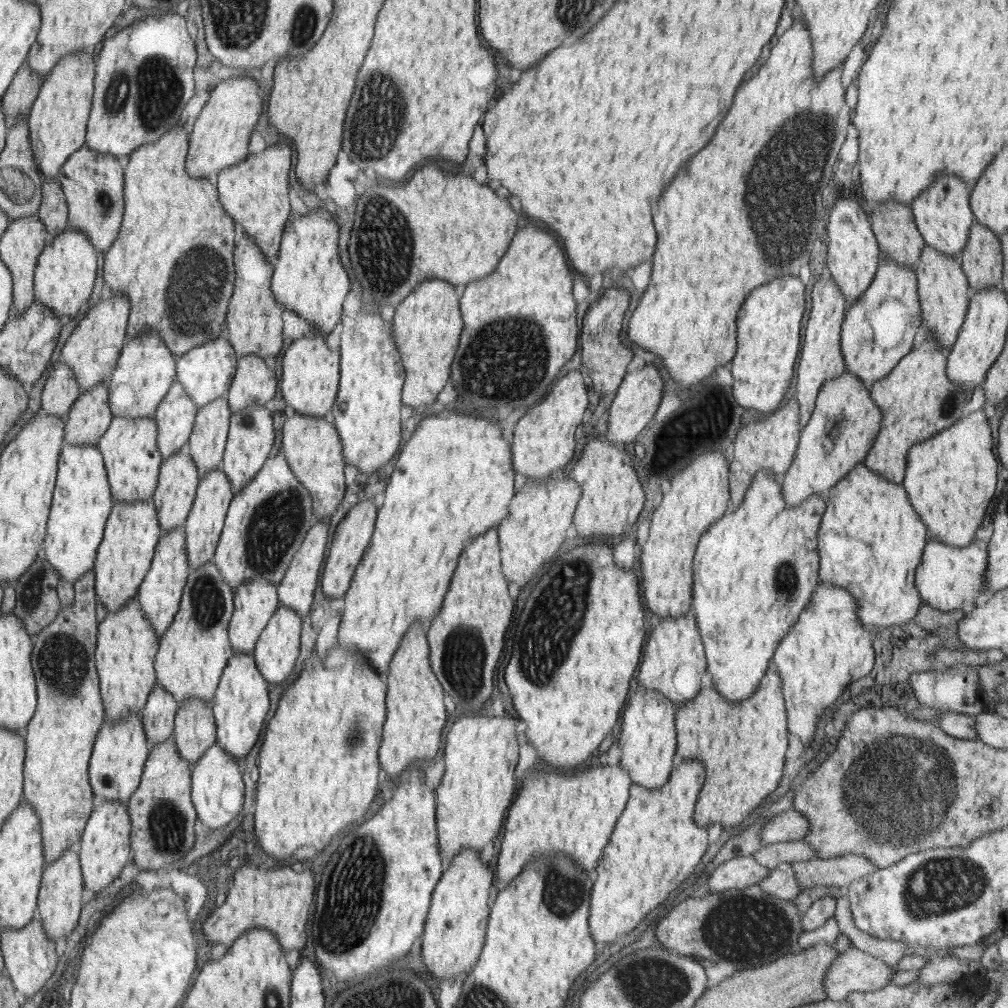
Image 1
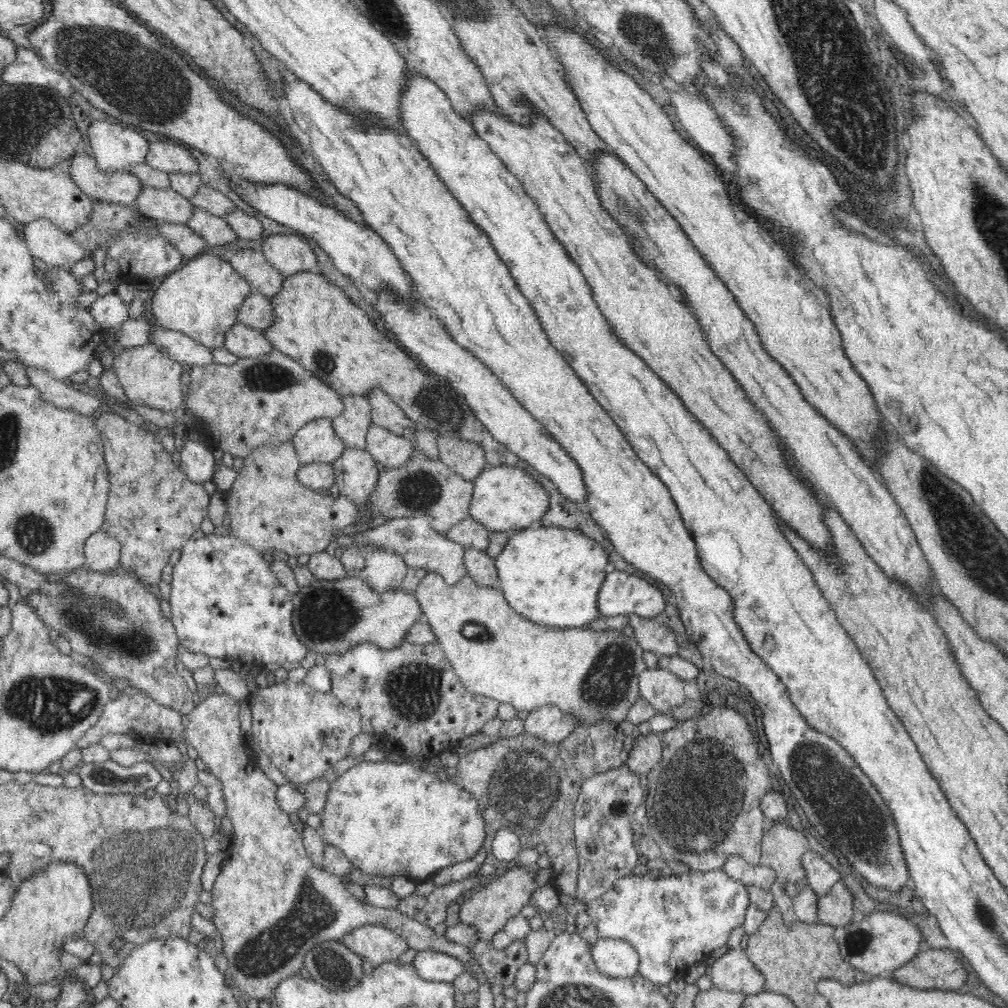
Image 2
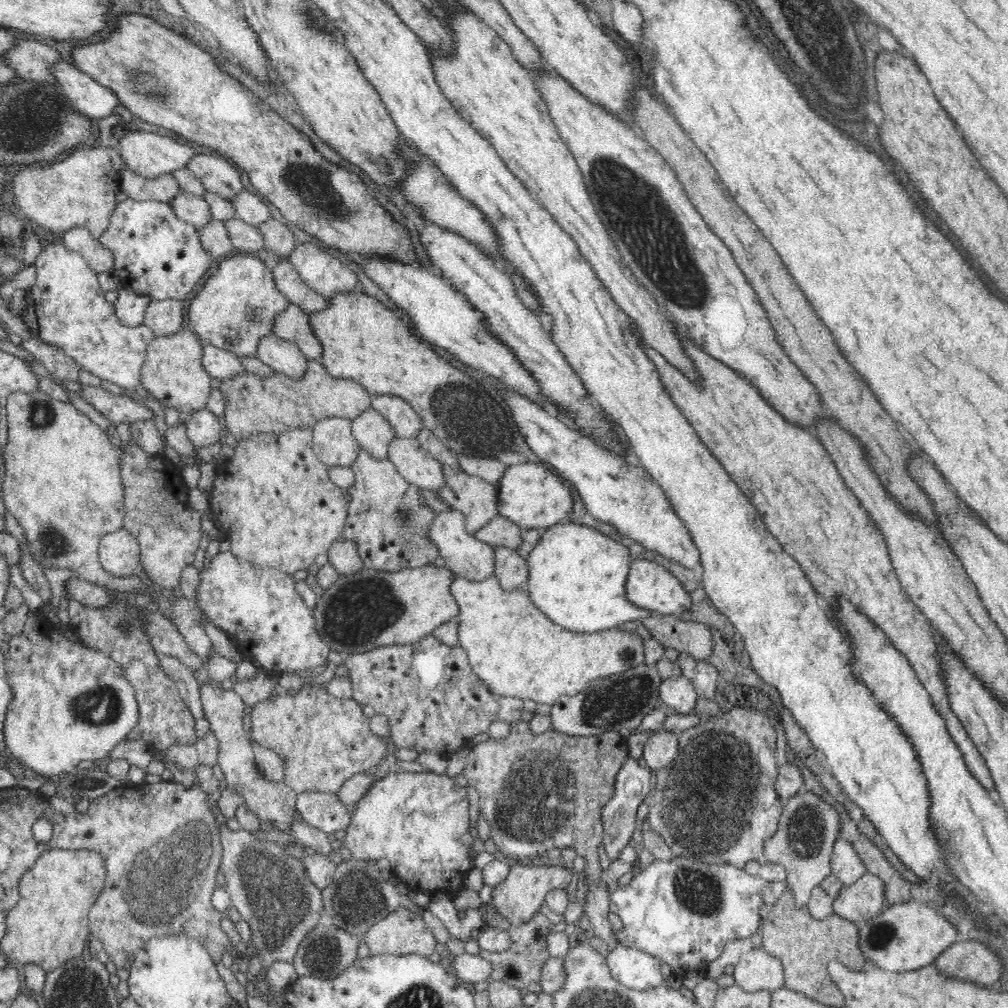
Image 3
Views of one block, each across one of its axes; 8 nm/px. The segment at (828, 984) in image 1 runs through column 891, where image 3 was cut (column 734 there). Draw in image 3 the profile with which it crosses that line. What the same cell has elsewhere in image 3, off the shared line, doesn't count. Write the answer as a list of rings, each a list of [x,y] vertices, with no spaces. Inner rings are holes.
[[[762,947],[743,954],[732,972],[736,985],[748,993],[775,991],[786,986],[781,960]]]

